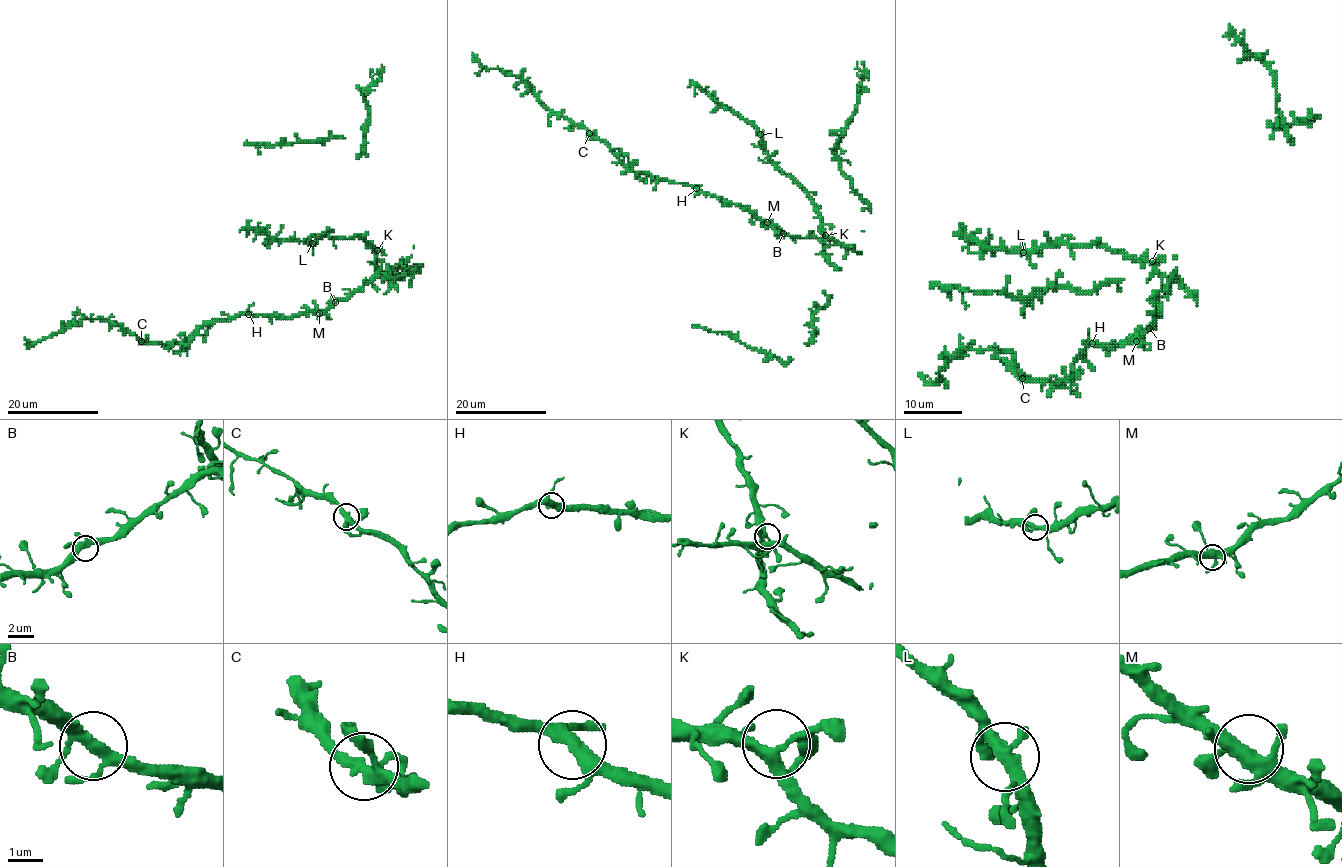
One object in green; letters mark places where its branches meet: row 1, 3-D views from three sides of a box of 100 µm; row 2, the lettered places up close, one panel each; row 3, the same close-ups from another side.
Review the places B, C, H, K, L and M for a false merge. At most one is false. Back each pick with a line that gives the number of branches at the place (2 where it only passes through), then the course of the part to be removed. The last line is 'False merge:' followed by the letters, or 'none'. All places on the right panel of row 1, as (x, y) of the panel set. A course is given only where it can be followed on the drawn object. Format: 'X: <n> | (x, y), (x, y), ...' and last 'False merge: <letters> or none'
False merge: none

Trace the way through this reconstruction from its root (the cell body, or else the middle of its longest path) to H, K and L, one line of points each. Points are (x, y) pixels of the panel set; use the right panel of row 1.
H: (1137, 338), (1130, 338), (1114, 347), (1092, 343)
K: (1137, 338), (1155, 319), (1155, 300), (1168, 293), (1152, 261)
L: (1137, 338), (1155, 319), (1155, 300), (1168, 293), (1146, 261), (1098, 245), (1060, 242), (1023, 252)

